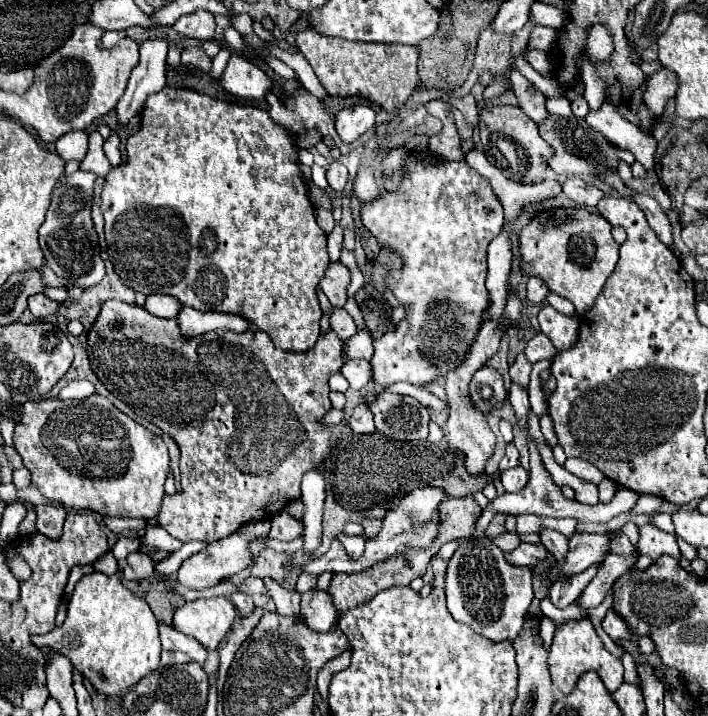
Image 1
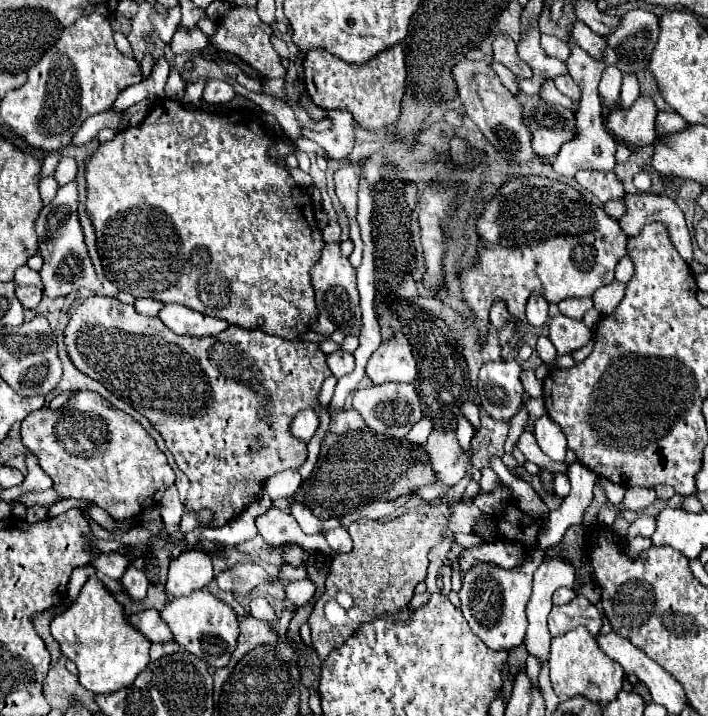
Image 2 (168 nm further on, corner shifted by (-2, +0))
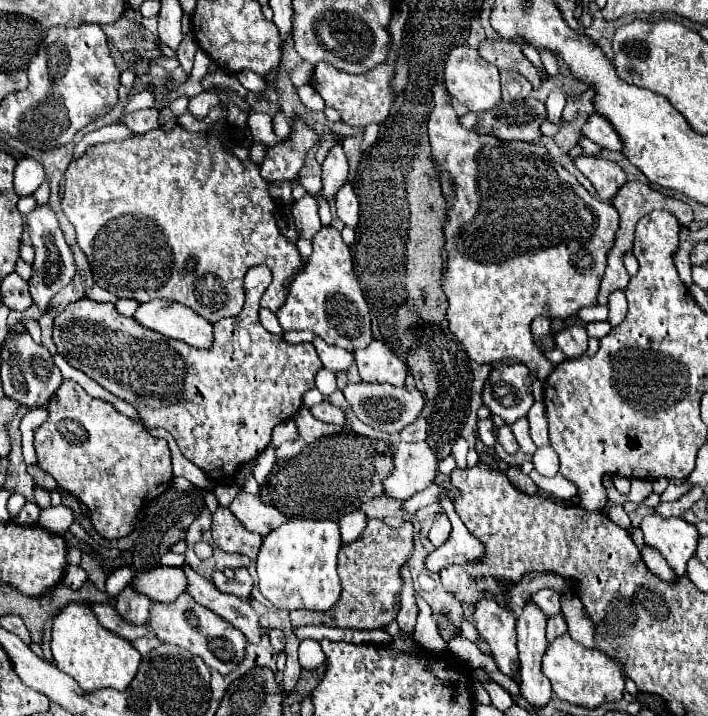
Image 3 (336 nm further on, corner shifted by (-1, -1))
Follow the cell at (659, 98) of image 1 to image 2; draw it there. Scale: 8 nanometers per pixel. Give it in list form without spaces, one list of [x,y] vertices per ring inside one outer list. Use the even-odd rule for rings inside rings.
[[[640,96],[626,112],[614,112],[608,114],[608,128],[618,138],[636,144],[646,146],[656,140],[654,134],[654,120],[656,120],[658,108],[650,96]]]

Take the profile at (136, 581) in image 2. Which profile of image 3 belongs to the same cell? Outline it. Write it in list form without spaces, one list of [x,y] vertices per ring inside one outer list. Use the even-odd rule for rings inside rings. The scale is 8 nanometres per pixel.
[[[129,585],[117,595],[115,599],[115,611],[133,625],[145,625],[149,617],[149,605],[151,601],[139,593],[135,593]]]

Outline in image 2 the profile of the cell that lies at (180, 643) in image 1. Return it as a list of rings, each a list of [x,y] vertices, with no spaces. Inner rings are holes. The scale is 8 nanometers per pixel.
[[[144,610],[140,614],[130,616],[130,622],[150,640],[150,642],[170,642],[174,640],[172,632],[168,630],[168,624],[164,624],[164,620],[160,620],[160,612],[158,610]]]

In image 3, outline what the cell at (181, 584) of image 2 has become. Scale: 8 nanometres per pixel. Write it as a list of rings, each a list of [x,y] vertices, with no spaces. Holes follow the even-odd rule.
[[[155,567],[147,571],[135,571],[131,587],[151,601],[171,603],[185,591],[187,577],[181,567]]]

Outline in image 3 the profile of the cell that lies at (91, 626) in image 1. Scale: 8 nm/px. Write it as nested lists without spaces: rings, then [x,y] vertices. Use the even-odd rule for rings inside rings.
[[[69,603],[53,619],[51,653],[55,665],[67,675],[71,675],[85,693],[105,687],[123,691],[129,685],[129,681],[135,677],[141,661],[139,651],[127,639],[107,633],[107,629],[103,629],[99,621],[95,621],[95,617],[87,613],[87,605],[79,605],[79,603]]]

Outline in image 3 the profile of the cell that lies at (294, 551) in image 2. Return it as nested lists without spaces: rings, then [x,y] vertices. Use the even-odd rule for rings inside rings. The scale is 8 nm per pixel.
[[[287,519],[281,527],[273,529],[261,539],[261,551],[257,555],[257,575],[263,597],[271,601],[277,609],[285,611],[329,611],[341,595],[337,572],[339,547],[339,523],[329,519]]]

